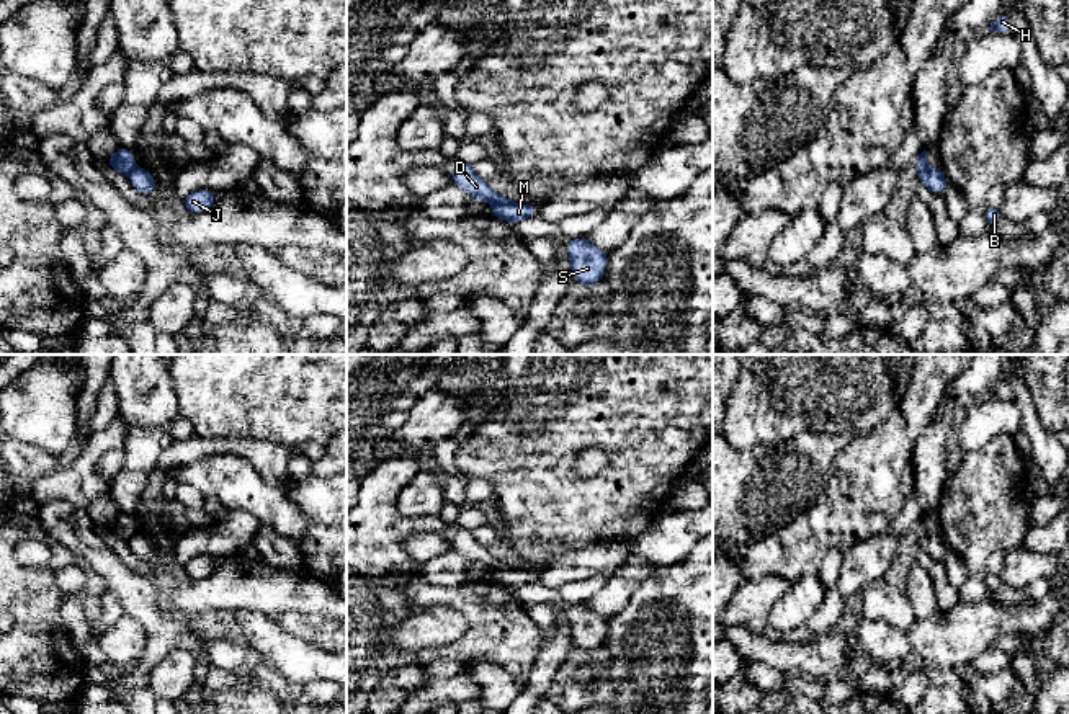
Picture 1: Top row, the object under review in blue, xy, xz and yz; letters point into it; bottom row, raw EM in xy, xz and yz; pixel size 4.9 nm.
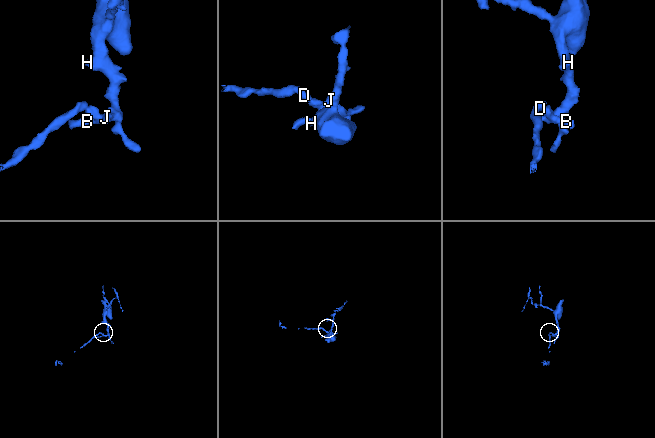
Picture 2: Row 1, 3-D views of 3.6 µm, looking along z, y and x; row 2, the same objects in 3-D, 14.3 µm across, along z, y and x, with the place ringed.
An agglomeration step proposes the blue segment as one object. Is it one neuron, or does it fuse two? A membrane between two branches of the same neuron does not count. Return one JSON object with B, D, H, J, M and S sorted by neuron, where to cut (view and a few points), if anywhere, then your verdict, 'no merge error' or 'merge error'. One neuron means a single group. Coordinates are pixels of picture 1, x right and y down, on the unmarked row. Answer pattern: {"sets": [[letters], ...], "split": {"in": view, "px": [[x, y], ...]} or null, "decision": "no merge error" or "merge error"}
{"sets": [["B", "H", "J", "M", "S"], ["D"]], "split": {"in": "xy", "px": [[136, 531], [128, 539]]}, "decision": "merge error"}

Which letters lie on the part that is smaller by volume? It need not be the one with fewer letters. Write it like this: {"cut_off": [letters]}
{"cut_off": ["D"]}

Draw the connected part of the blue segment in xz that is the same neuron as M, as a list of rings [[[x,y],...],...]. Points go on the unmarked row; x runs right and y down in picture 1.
[[[500,562],[492,570],[492,582],[513,591],[517,588],[533,583],[534,578],[536,578],[534,570],[515,569],[503,562]]]

